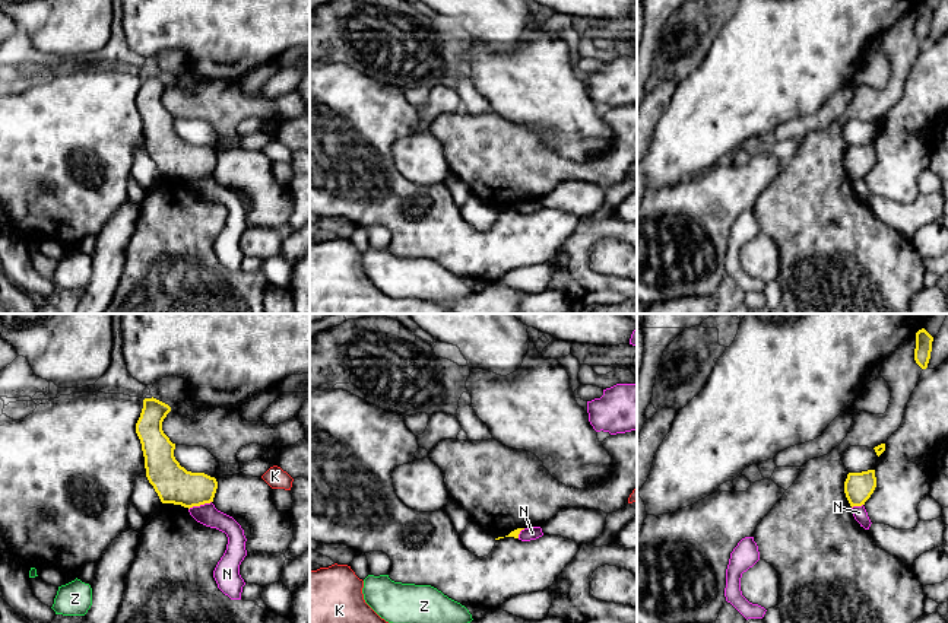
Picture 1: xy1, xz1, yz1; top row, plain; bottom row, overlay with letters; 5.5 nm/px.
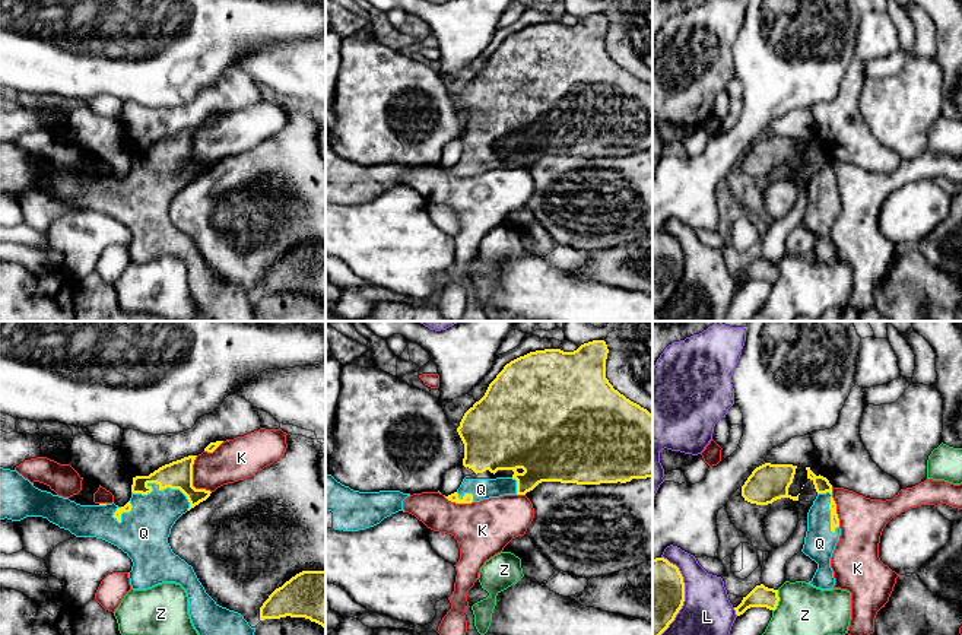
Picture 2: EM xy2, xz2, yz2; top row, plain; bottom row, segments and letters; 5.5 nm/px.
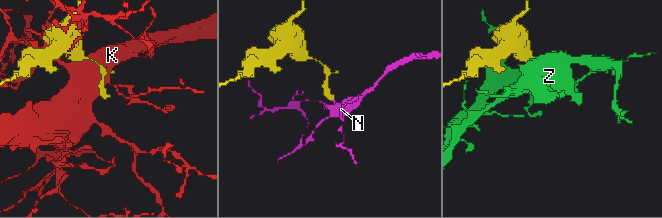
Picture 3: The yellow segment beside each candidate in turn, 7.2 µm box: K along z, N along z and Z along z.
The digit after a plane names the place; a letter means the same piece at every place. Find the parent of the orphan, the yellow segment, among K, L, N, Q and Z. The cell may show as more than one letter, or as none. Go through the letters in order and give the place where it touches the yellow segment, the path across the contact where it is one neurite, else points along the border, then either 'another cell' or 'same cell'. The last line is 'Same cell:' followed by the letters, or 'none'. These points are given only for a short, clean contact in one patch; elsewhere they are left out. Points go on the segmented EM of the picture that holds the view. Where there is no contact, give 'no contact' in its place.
K: xy2 (191, 479) | another cell
L: yz2 (683, 594) | another cell
N: xy1 (199, 505) | along xy1 (211, 501), (193, 505), (189, 509) | another cell
Q: xy2 (162, 489) | same cell
Z: yz2 (778, 600) | along yz2 (778, 590), (778, 605), (772, 610) | another cell
Same cell: Q

